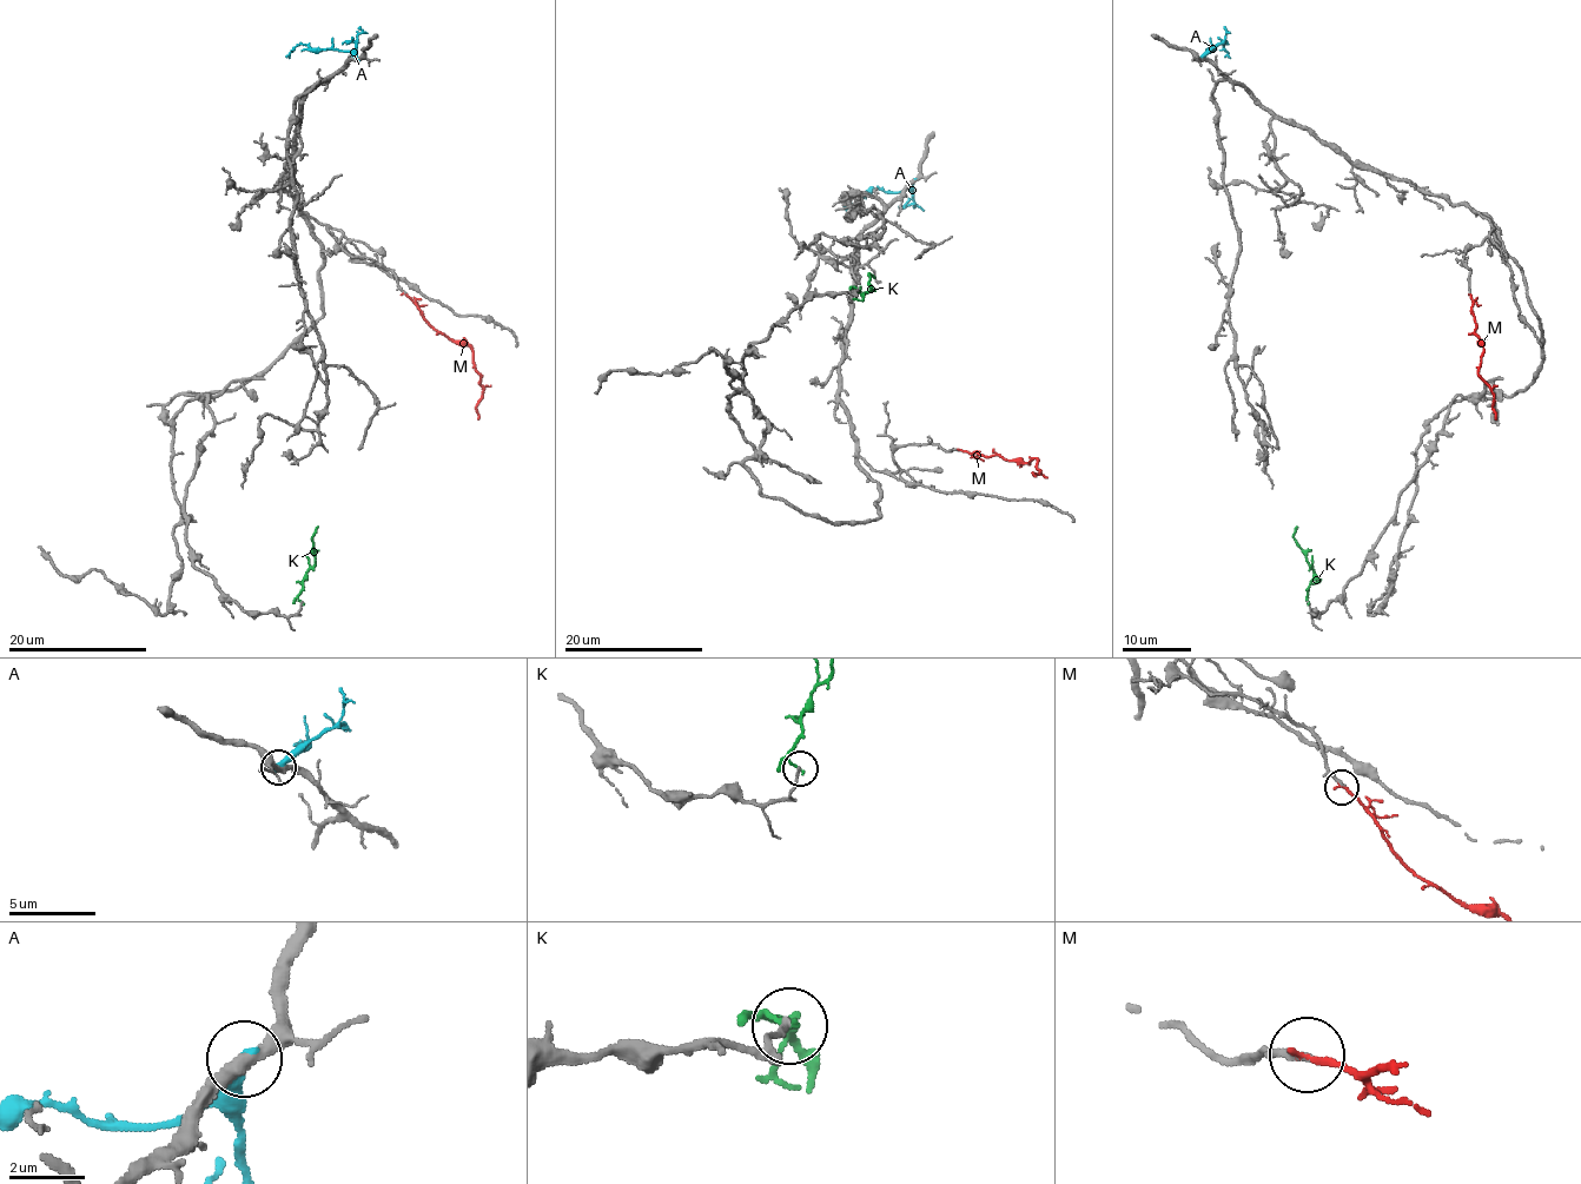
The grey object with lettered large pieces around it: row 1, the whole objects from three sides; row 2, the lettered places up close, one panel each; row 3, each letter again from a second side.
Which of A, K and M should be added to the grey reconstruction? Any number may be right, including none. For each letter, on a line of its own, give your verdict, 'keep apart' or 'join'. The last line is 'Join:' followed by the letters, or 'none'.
A: keep apart
K: keep apart
M: join
Join: M

